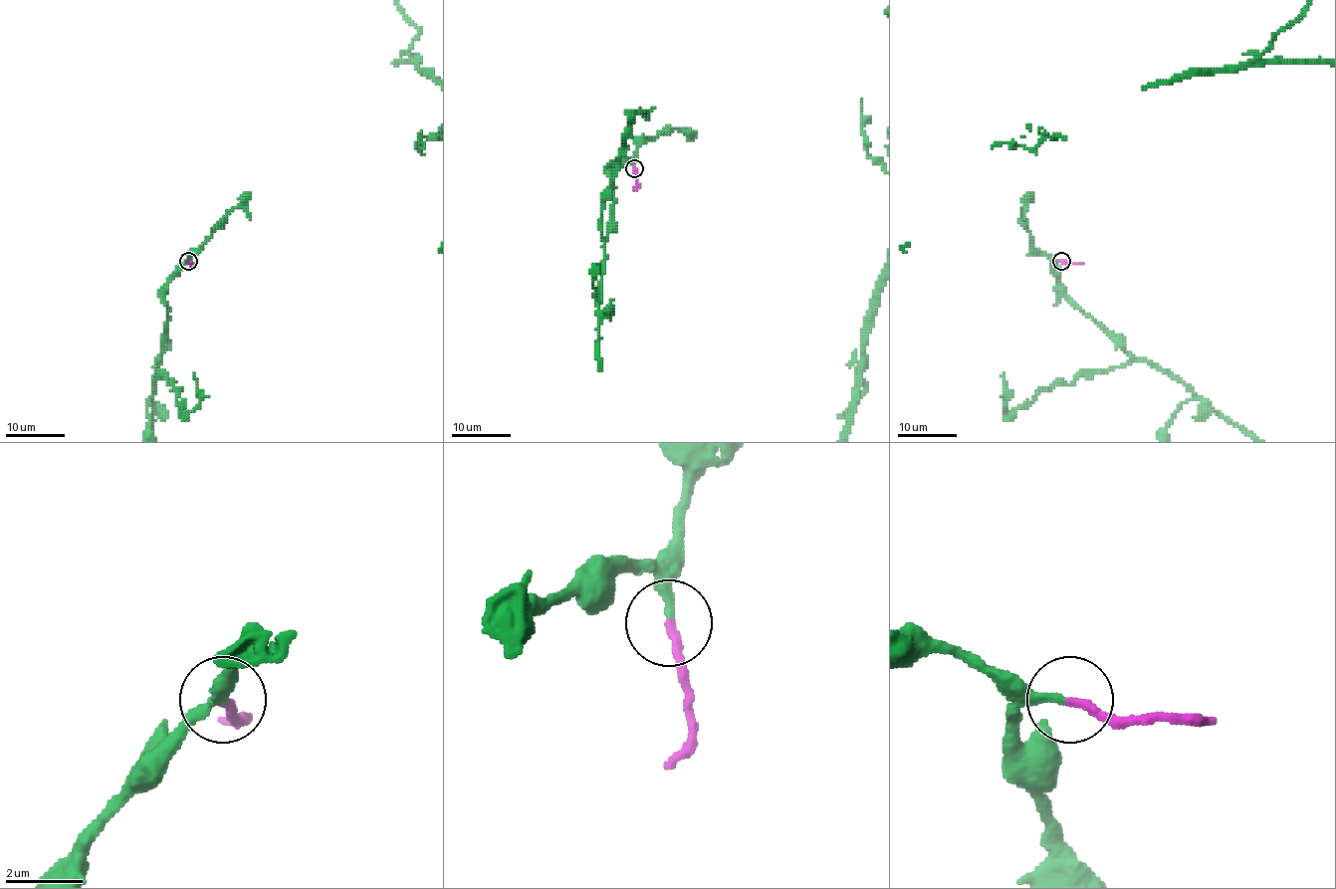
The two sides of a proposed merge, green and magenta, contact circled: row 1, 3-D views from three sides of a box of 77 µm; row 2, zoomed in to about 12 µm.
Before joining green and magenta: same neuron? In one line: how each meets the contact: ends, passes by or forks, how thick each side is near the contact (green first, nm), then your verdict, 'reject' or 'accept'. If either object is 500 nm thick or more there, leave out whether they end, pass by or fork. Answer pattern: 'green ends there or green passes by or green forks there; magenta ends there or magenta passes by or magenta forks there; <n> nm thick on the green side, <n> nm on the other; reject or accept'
green ends there; magenta ends there; 240 nm thick on the green side, 240 nm on the other; accept

